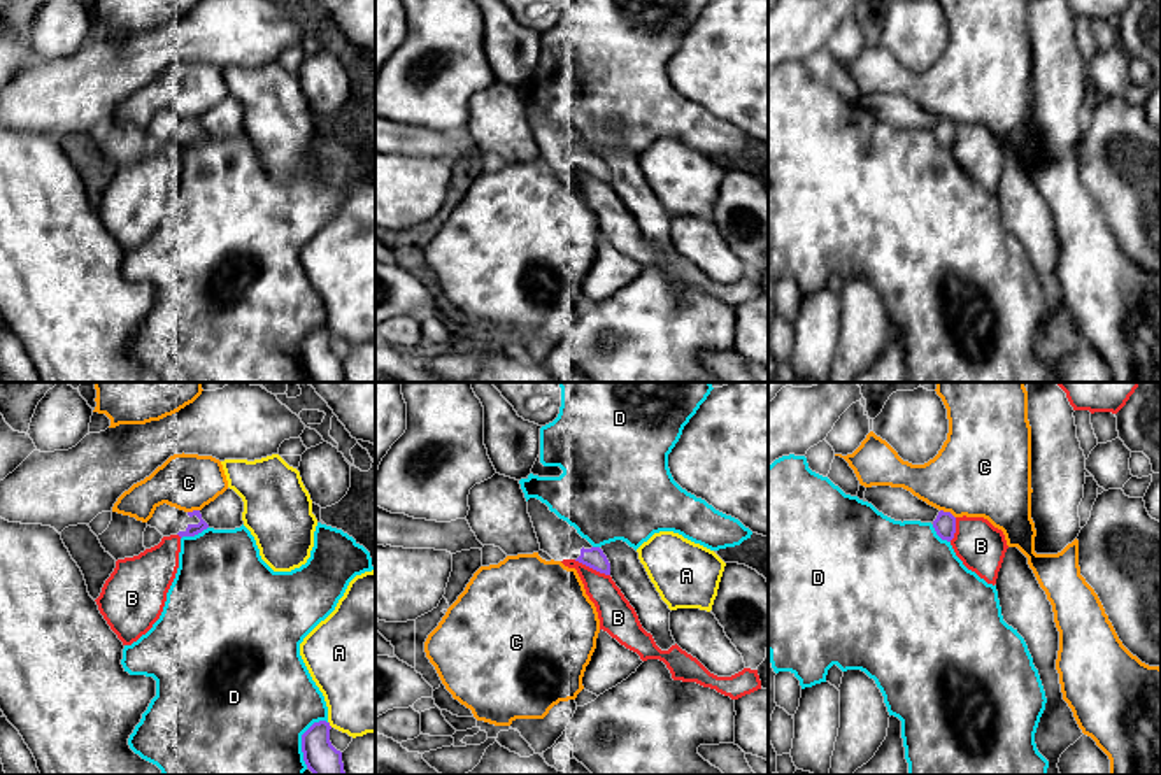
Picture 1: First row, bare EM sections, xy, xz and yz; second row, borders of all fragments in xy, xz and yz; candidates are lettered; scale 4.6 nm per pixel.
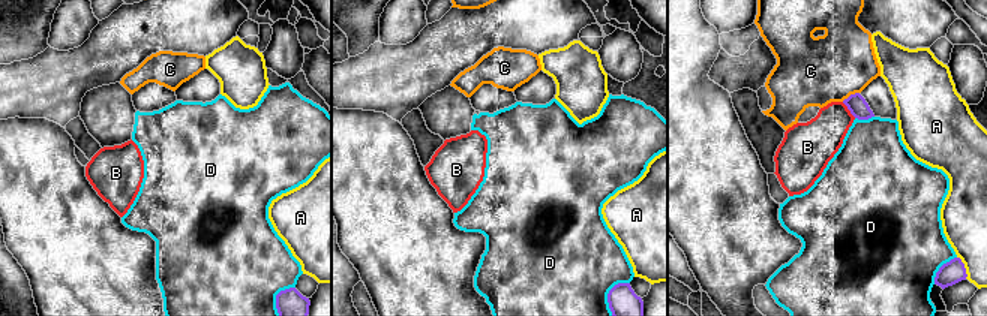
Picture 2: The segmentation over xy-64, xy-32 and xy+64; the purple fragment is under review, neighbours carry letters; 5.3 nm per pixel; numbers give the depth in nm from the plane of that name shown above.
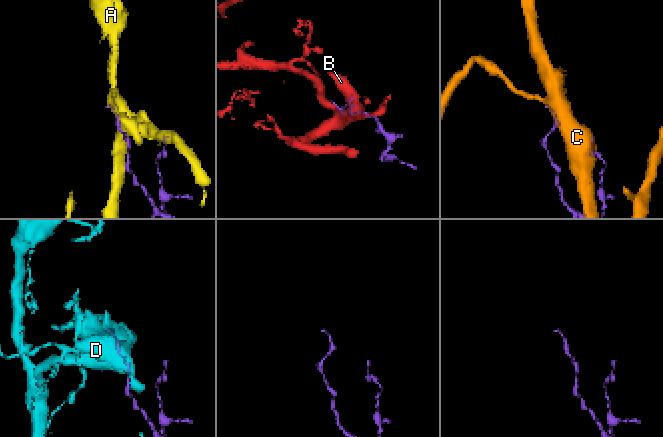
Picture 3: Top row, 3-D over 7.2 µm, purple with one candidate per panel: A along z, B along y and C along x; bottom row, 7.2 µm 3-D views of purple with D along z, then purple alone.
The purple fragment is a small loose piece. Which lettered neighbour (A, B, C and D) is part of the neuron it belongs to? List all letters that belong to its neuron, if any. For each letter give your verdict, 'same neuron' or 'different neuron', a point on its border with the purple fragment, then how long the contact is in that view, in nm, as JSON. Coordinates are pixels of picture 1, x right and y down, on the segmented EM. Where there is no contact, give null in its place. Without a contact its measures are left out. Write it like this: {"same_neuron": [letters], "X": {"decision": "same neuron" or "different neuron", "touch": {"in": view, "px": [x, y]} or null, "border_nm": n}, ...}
{"same_neuron": [], "A": {"decision": "different neuron", "touch": {"in": "xy", "px": [328, 725]}, "border_nm": 40}, "B": {"decision": "different neuron", "touch": {"in": "xz", "px": [591, 567]}, "border_nm": 180}, "C": {"decision": "different neuron", "touch": {"in": "yz", "px": [947, 512]}, "border_nm": 80}, "D": {"decision": "different neuron", "touch": {"in": "xy", "px": [302, 740]}, "border_nm": 240}}

